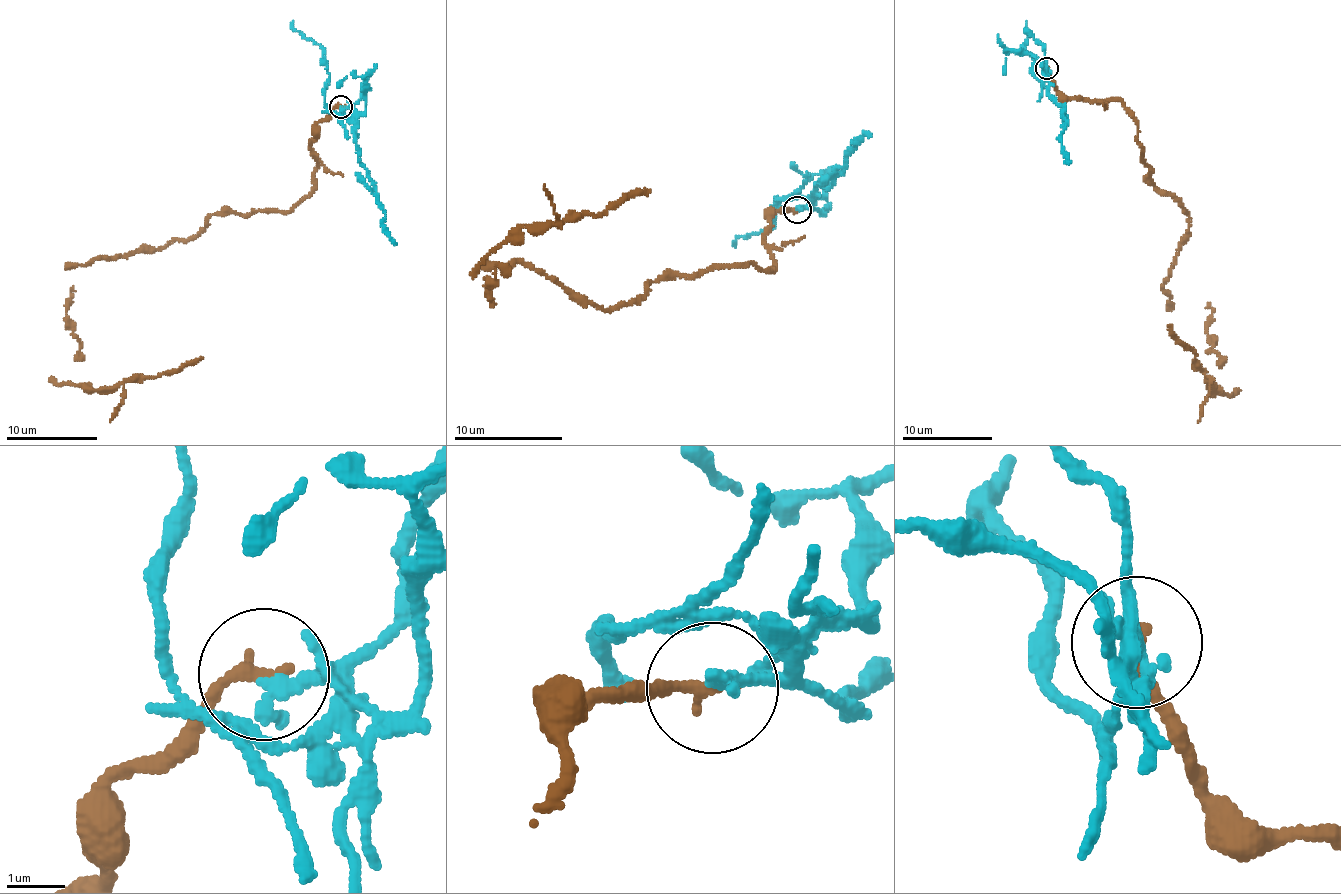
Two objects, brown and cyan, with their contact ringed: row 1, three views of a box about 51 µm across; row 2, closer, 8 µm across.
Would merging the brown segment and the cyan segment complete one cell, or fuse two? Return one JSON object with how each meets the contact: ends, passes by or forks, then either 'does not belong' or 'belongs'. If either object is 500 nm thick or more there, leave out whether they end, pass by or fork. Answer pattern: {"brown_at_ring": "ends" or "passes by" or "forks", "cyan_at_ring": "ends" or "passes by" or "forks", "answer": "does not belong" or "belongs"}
{"brown_at_ring": "ends", "cyan_at_ring": "ends", "answer": "does not belong"}

